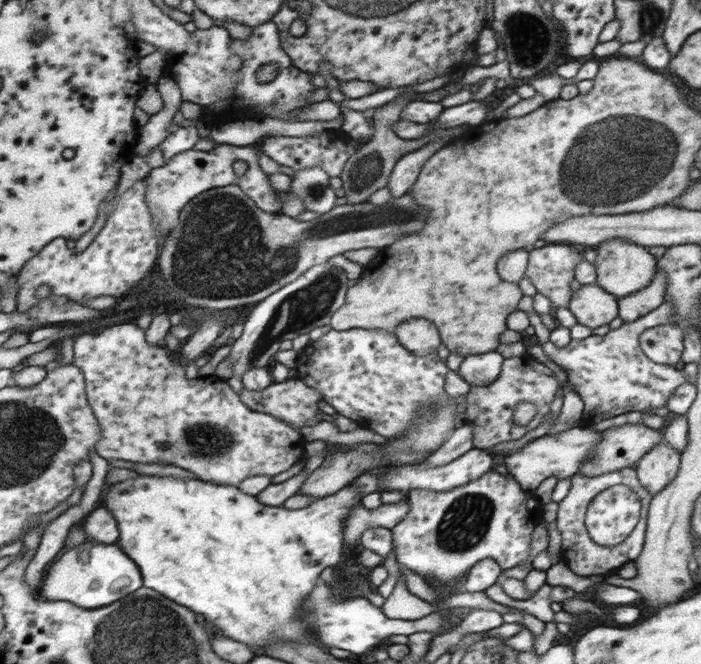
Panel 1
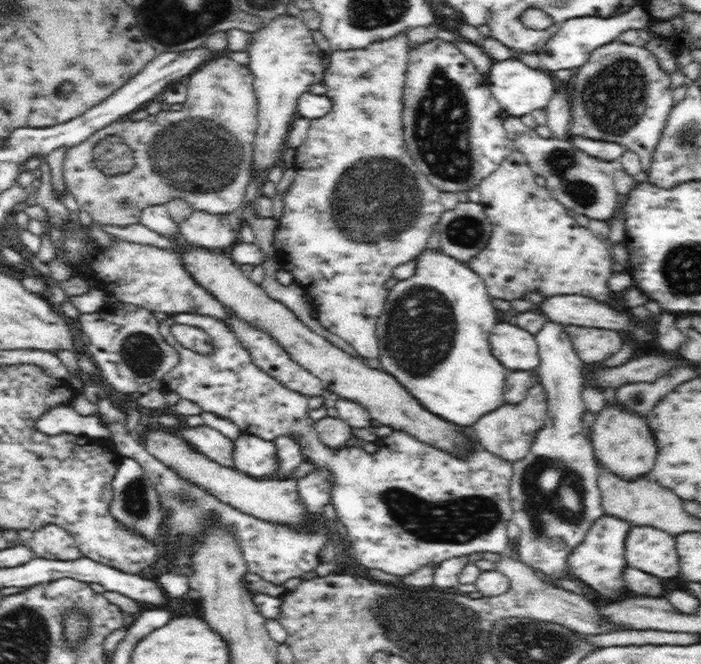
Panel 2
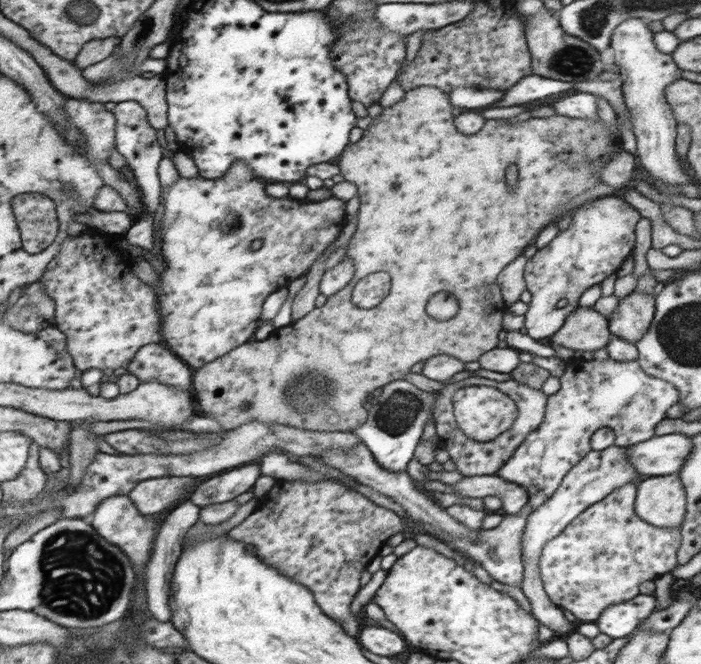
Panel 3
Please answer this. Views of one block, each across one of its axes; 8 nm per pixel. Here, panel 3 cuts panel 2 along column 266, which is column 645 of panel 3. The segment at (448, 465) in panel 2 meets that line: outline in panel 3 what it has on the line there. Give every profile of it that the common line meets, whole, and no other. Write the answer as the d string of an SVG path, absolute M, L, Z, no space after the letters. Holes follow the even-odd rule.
M612 358L604 361L573 359L567 362L567 367L559 380L561 388L555 394L548 396L545 420L527 436L510 460L506 461L505 466L496 474L500 480L522 486L528 492L533 511L540 505L545 505L557 493L561 482L569 472L592 450L590 437L596 430L611 428L615 434L614 445L619 447L644 442L654 436L654 428L660 420L664 420L666 410L678 402L677 387L665 379L654 378L653 375L646 373L637 360L618 362Z

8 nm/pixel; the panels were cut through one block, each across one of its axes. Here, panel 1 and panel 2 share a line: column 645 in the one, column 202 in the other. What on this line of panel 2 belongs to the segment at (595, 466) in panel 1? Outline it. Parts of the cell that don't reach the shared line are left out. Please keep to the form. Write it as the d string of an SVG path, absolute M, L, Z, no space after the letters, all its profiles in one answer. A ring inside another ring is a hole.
M183 425L173 430L183 442L187 442L196 453L202 454L207 460L222 467L233 468L233 441L218 430L206 425Z

